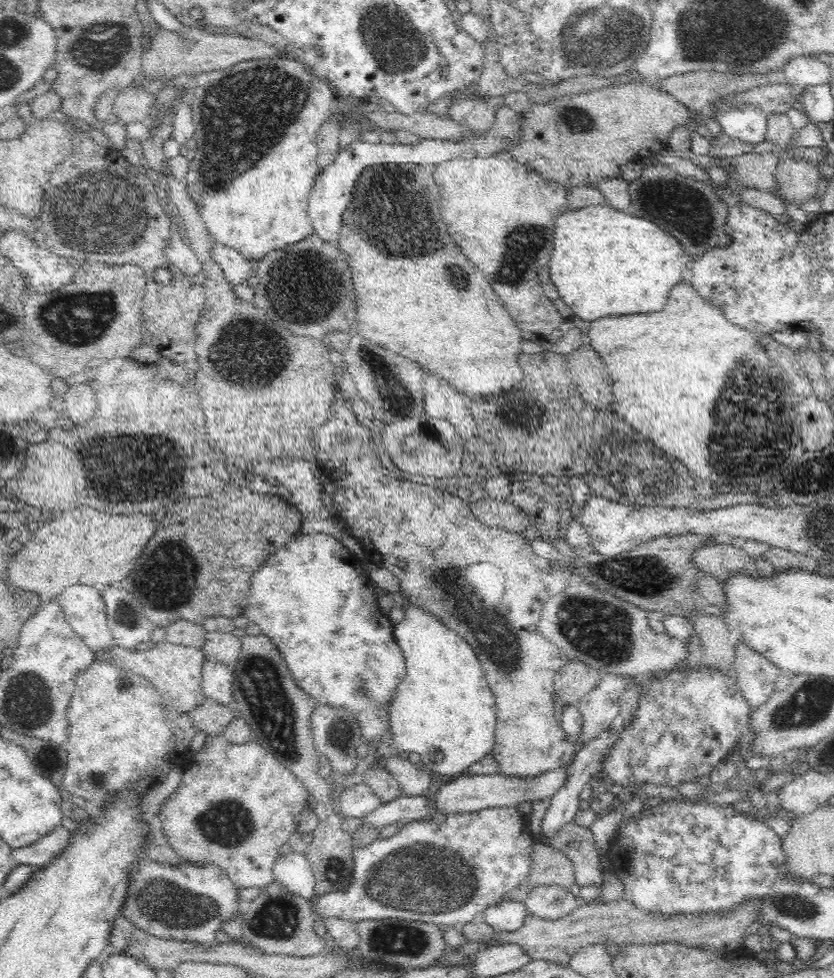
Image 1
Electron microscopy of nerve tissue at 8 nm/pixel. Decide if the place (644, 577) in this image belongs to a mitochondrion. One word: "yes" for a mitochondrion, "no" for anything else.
yes

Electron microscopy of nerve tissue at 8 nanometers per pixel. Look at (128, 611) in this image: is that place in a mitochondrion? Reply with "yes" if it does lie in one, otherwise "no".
yes

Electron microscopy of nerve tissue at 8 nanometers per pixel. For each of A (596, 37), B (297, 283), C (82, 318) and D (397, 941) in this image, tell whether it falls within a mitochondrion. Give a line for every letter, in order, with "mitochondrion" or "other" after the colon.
A: mitochondrion
B: mitochondrion
C: mitochondrion
D: mitochondrion

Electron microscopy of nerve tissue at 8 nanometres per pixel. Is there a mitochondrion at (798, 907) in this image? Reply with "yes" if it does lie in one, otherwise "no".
yes

